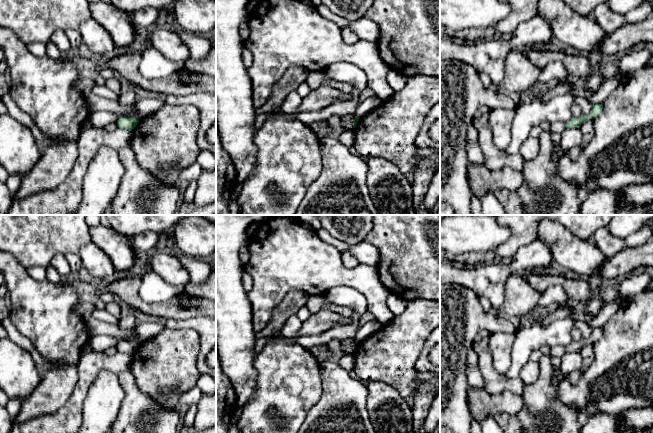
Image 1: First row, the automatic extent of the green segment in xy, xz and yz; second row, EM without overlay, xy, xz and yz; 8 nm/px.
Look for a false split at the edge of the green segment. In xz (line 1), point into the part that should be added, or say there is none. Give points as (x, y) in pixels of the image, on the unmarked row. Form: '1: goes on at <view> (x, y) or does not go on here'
1: does not go on here

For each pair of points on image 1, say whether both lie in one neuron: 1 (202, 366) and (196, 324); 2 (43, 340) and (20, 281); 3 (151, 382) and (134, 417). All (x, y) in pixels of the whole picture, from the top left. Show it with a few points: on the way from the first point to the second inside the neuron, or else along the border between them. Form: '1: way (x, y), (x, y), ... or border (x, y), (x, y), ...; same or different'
1: way (202, 356), (204, 351), (204, 334); same
2: way (43, 325), (43, 313), (27, 296); same
3: border (132, 374), (137, 386), (165, 407); different

